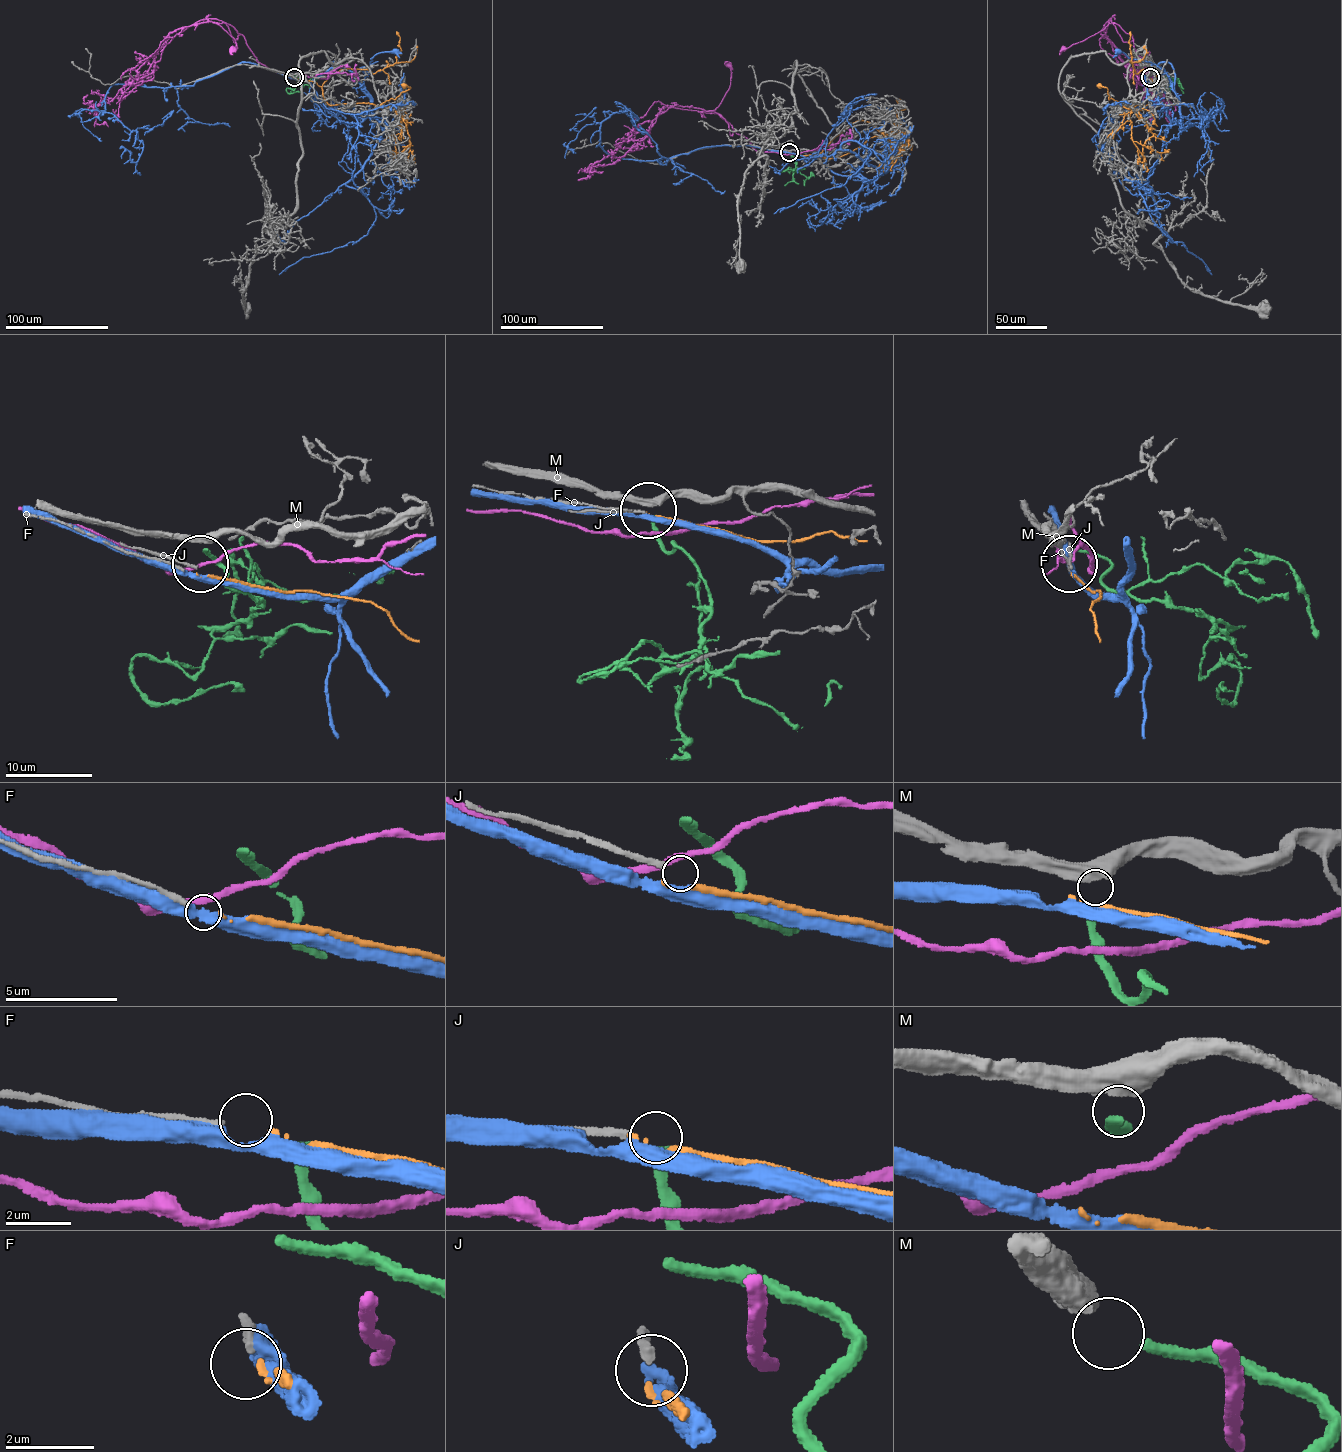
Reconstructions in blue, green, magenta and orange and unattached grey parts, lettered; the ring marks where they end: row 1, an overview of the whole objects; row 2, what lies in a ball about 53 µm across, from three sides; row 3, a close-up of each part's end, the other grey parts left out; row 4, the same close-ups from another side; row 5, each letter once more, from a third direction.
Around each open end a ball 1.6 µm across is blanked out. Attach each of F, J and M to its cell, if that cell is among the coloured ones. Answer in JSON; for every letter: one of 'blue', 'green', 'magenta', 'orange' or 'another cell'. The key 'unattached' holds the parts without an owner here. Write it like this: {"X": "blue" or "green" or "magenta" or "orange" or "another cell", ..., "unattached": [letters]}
{"F": "orange", "J": "another cell", "M": "green", "unattached": ["J"]}

